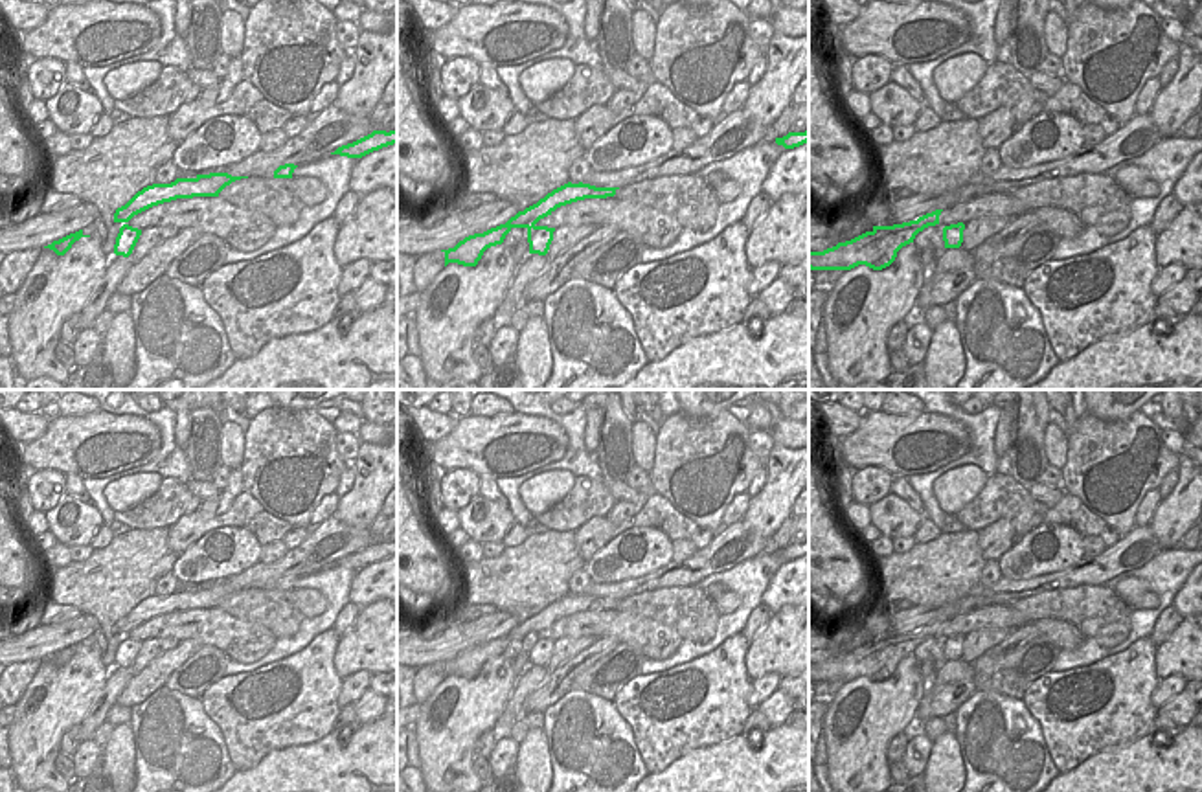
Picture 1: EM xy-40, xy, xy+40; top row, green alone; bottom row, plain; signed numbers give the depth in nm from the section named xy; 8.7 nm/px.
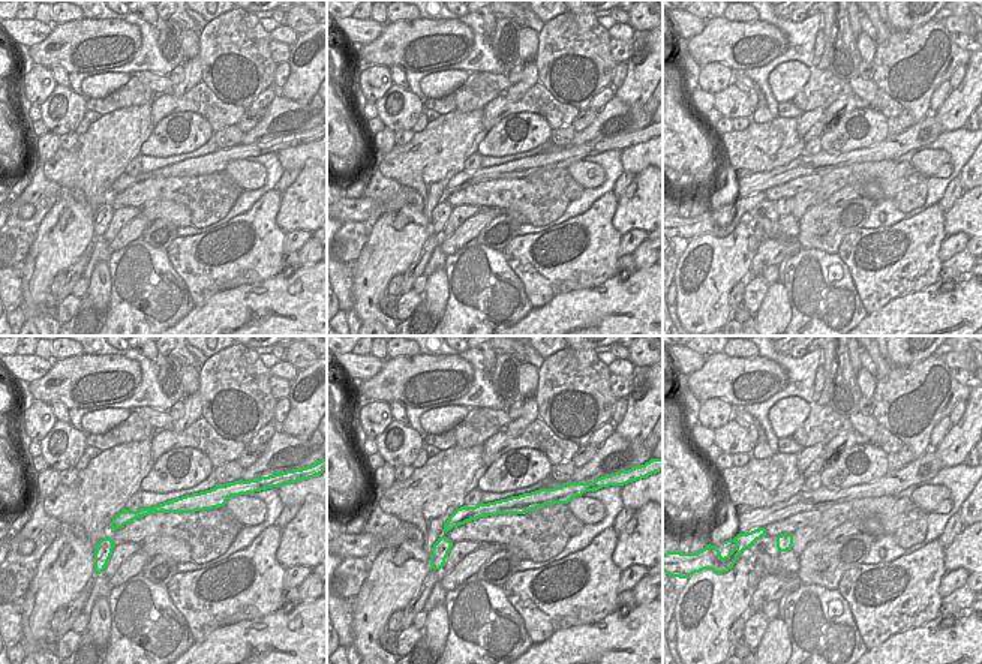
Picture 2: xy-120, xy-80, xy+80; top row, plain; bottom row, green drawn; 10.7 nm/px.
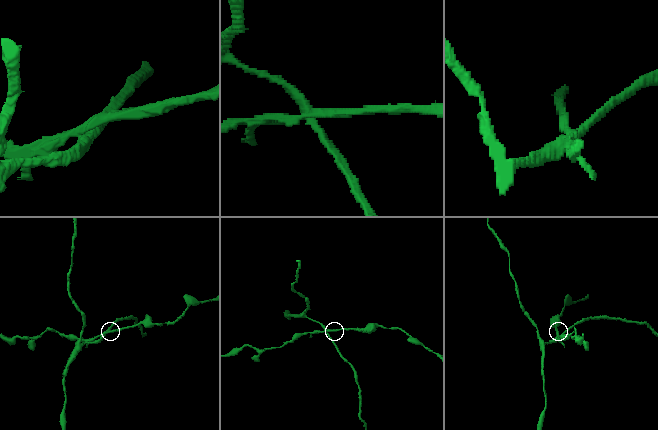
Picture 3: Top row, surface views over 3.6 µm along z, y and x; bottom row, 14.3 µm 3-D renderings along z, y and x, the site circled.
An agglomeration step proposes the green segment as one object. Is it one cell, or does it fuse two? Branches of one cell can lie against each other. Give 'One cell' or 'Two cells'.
Two cells.

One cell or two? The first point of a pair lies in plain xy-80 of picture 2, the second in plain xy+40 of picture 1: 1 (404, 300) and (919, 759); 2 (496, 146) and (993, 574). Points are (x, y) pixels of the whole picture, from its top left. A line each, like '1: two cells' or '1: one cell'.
1: one cell
2: two cells

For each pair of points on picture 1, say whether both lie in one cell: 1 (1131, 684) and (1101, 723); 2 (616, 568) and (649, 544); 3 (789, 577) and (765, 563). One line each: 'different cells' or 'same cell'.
1: same cell
2: same cell
3: different cells

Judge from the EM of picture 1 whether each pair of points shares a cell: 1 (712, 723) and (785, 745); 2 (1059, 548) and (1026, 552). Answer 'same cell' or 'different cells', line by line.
1: different cells
2: same cell

